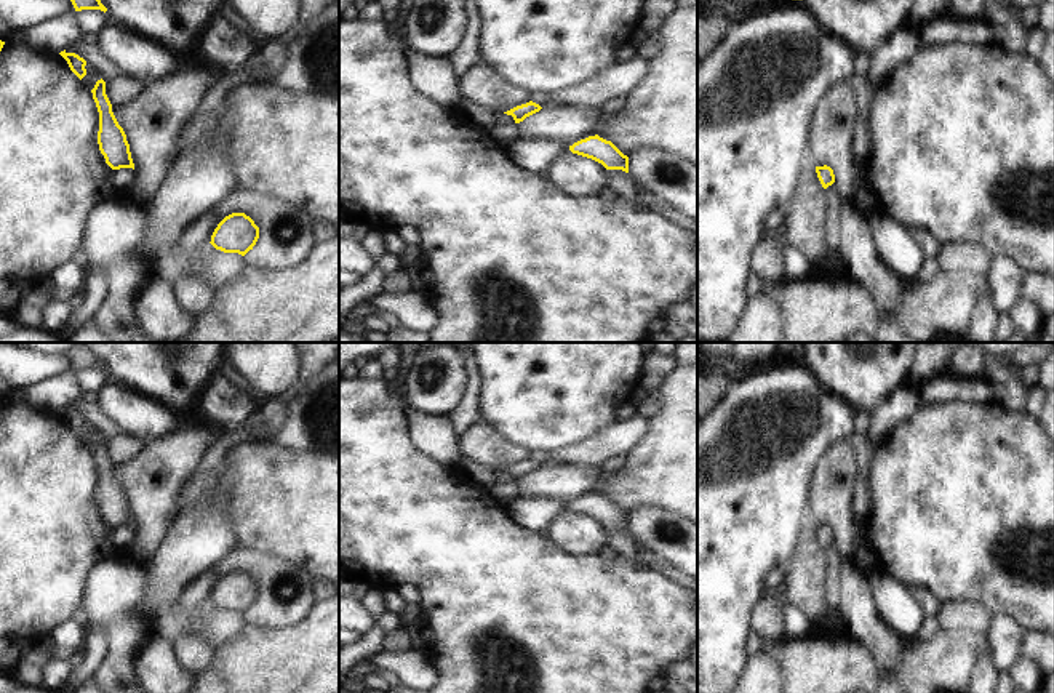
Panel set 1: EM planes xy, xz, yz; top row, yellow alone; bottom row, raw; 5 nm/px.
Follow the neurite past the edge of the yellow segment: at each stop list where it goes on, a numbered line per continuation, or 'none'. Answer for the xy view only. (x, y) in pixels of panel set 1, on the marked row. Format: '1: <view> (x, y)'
none

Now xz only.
none

